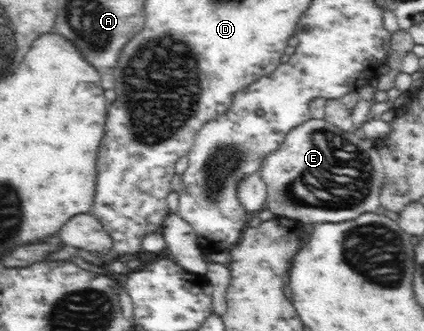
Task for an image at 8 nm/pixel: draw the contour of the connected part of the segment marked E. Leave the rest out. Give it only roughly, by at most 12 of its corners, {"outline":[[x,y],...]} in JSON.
{"outline":[[308,118],[261,159],[265,208],[299,222],[380,212],[370,138]]}

